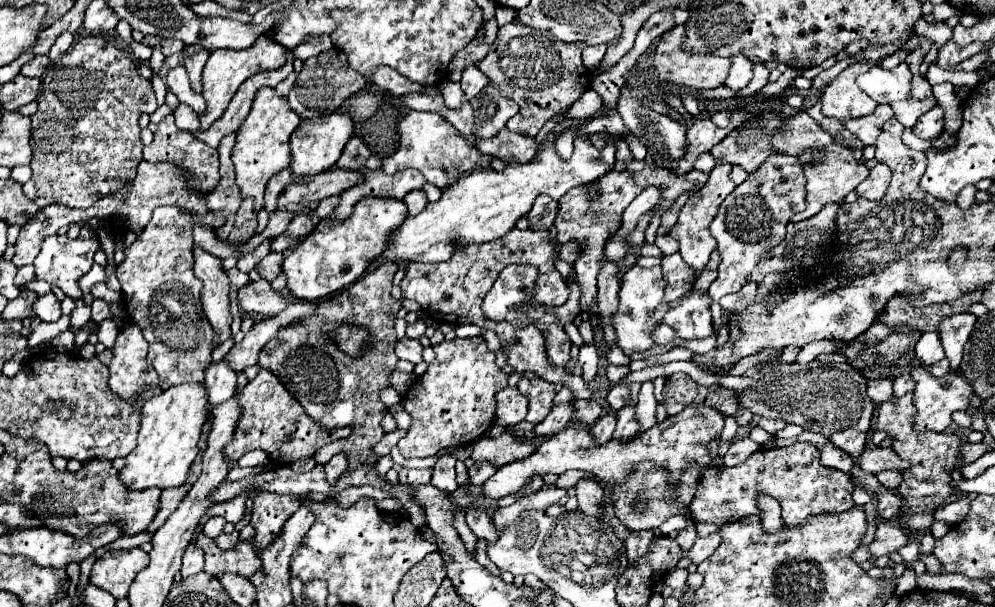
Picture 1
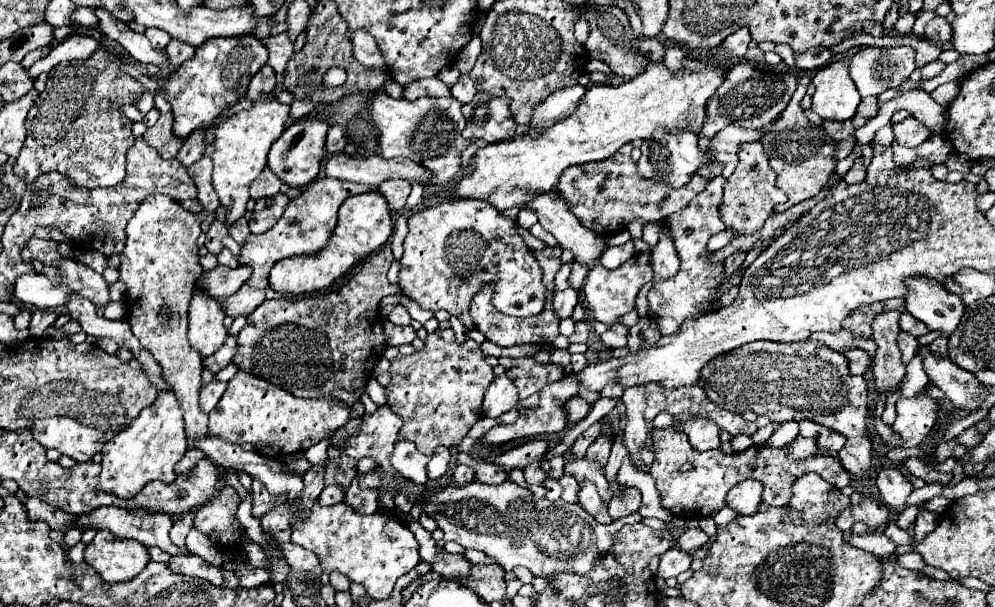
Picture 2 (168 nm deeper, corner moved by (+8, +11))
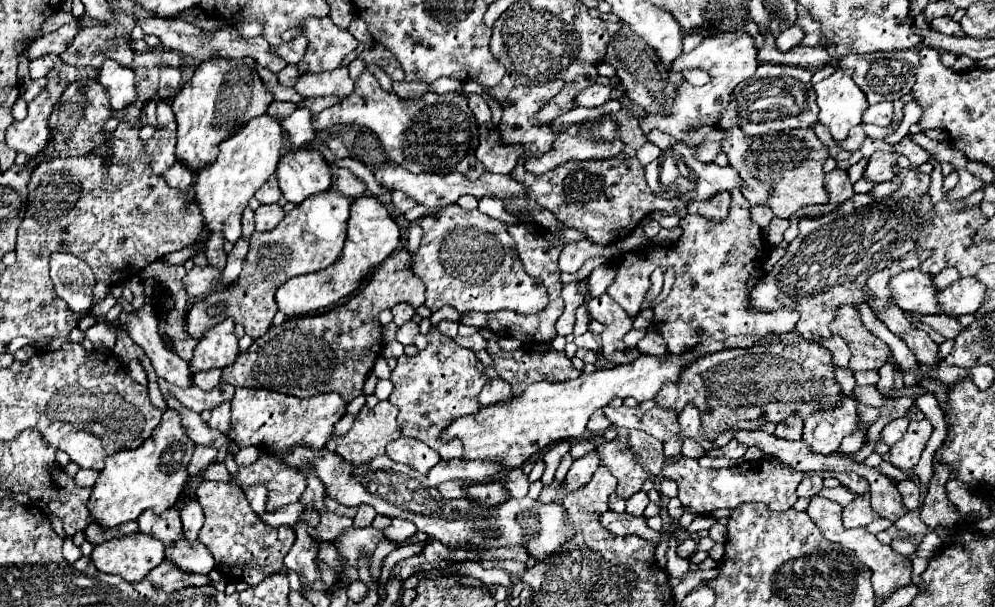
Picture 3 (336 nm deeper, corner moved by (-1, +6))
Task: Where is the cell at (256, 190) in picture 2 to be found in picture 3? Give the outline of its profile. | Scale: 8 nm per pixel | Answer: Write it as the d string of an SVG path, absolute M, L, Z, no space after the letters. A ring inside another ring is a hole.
M271 176L257 192L255 192L255 198L261 202L261 204L273 204L281 198L281 190L279 190L279 182L275 176Z

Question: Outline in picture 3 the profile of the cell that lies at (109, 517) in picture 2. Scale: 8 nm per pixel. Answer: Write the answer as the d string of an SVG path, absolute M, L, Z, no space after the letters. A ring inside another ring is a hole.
M177 508L165 510L163 514L145 510L143 514L139 514L137 524L143 534L149 534L163 542L165 558L175 562L181 570L209 574L215 568L211 552L201 542L185 540Z

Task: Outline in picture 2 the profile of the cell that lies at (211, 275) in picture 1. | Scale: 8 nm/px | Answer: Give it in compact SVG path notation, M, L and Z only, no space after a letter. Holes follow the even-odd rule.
M198 289L194 291L188 309L188 341L202 357L210 357L226 341L228 333L222 325L224 317L218 301L206 297L206 293L198 293Z

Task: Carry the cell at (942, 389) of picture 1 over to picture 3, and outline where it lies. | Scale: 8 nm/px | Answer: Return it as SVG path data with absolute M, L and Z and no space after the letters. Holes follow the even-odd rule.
M923 418L919 422L911 422L905 436L891 446L889 462L893 466L909 472L919 462L919 456L925 450L925 444L927 444L931 432L933 432L933 424L927 418Z

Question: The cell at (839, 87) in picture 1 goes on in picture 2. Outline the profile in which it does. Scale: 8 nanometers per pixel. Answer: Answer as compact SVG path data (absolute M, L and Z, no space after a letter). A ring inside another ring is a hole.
M838 57L822 67L814 77L814 95L812 111L826 121L846 121L856 113L858 103L862 101L854 81L848 75L850 59Z

